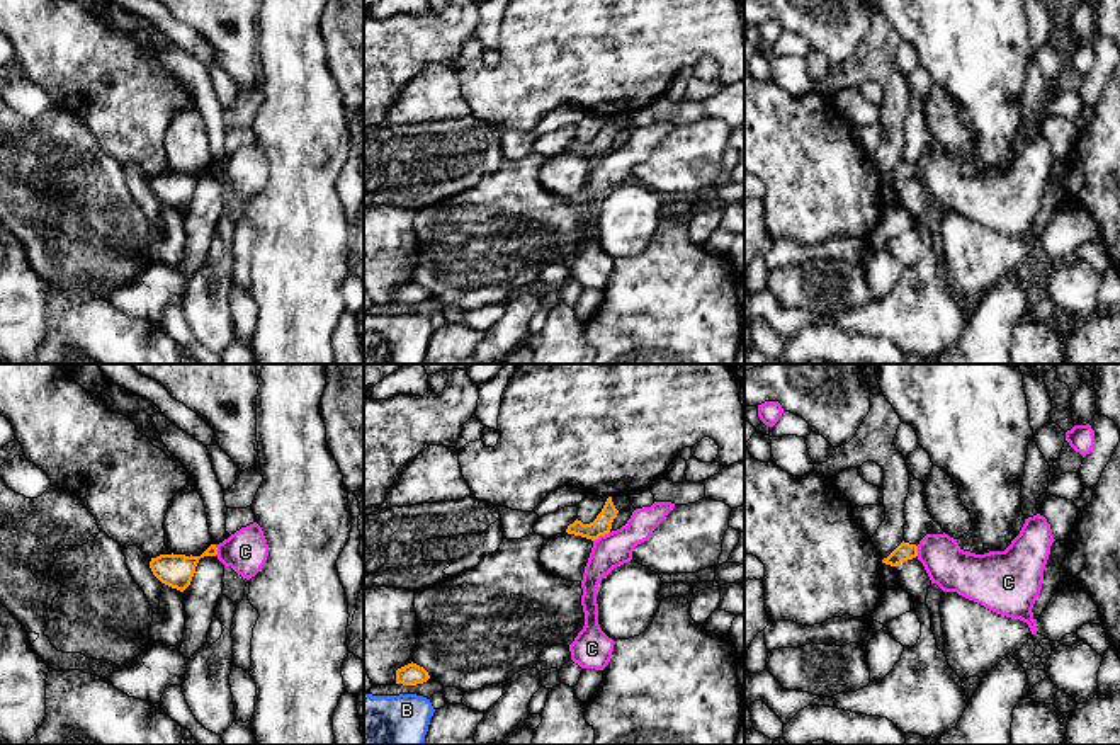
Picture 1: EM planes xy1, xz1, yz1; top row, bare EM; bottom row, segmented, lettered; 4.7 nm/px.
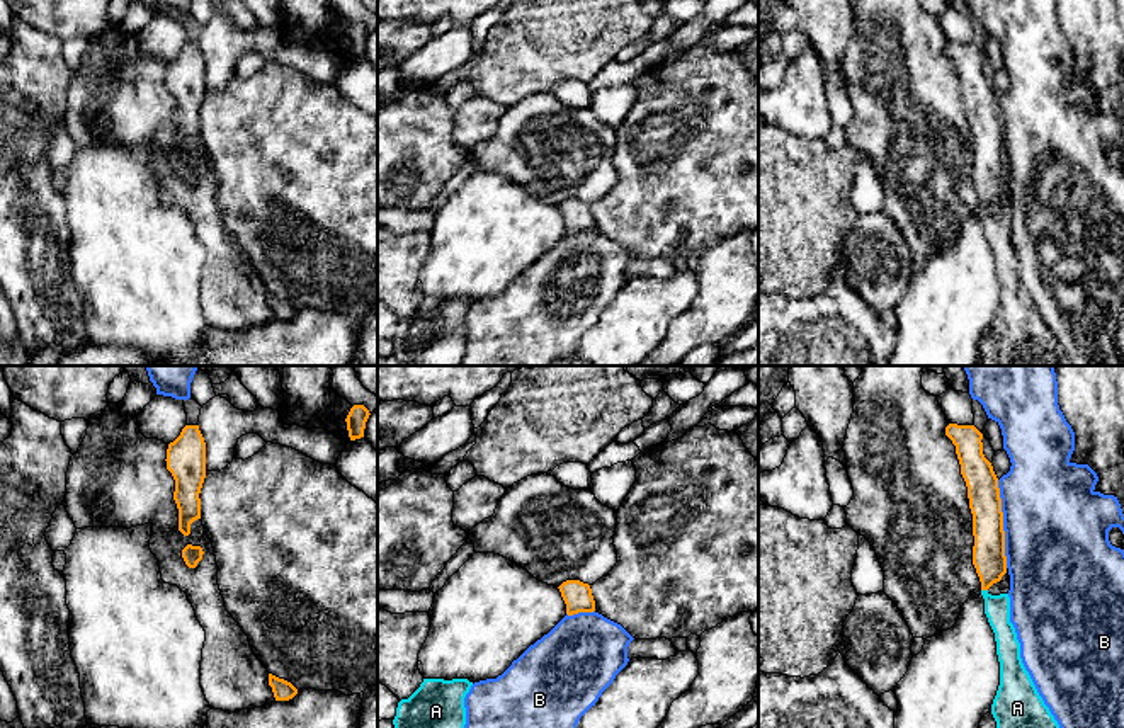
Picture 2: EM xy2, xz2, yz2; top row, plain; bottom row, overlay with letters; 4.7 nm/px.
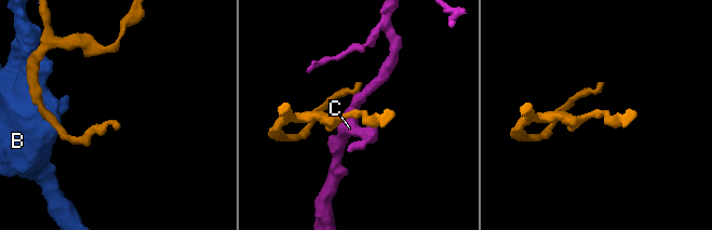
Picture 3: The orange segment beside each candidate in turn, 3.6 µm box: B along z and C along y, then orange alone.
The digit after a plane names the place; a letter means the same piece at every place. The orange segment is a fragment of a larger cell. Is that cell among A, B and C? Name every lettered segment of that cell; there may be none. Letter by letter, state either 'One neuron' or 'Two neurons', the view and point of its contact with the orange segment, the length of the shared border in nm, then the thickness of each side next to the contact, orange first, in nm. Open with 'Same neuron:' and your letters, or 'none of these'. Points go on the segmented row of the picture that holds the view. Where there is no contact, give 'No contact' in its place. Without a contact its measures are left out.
Same neuron: A
A: One neuron. Touches orange at yz2 (985, 589). Shared border 30 nm. Thickness 160 nm (orange) against 130 nm
B: Two neurons. Touches orange at yz2 (1002, 524). Shared border 420 nm. Thickness 160 nm (orange) against 480 nm
C: Two neurons. Touches orange at xz1 (600, 534). Shared border 90 nm. Thickness 90 nm (orange) against 160 nm

